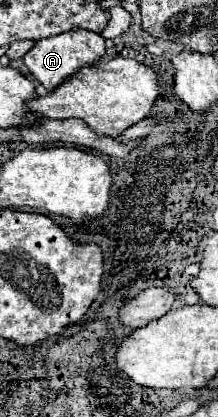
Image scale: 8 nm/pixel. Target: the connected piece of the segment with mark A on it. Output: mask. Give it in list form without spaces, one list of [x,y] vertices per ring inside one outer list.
[[[71,30],[61,36],[39,40],[23,58],[29,72],[45,86],[47,92],[61,86],[65,80],[75,76],[83,66],[93,66],[105,54],[105,40],[97,32],[91,30]]]

